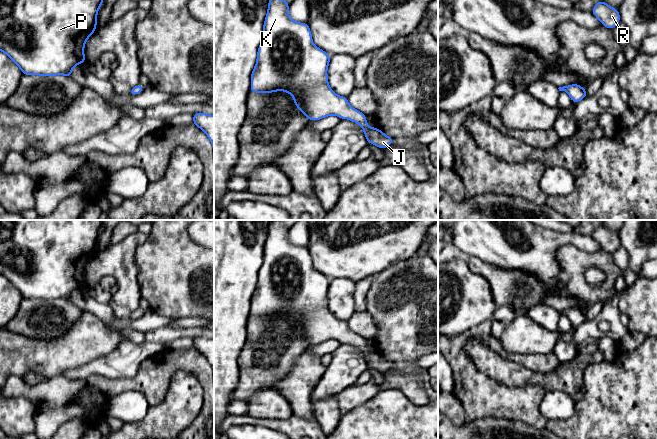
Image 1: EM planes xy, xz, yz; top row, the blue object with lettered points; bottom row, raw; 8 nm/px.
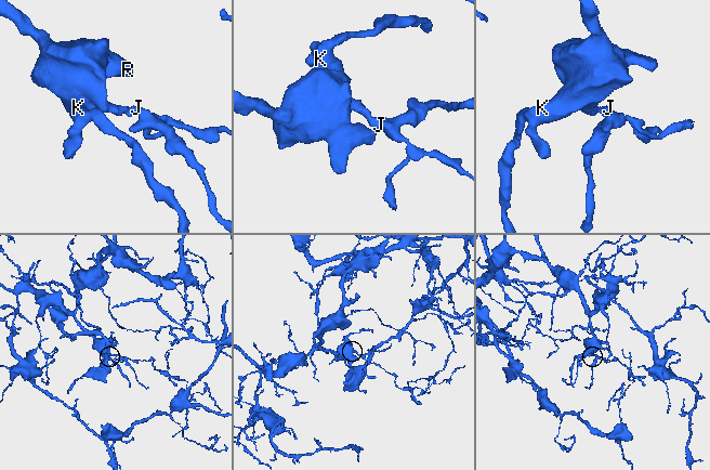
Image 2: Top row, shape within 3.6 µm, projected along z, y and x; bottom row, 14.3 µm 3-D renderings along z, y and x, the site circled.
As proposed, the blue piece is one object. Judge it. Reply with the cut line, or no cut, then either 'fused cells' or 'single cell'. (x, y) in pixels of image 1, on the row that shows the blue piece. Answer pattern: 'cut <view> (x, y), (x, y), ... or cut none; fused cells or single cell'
cut none; single cell

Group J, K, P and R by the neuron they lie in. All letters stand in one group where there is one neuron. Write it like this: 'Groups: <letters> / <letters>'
Groups: J K P R

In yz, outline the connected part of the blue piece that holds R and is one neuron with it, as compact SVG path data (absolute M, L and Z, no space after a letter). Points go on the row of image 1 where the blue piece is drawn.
M600 0L591 11L601 24L609 29L613 29L620 22L619 10L612 8L603 0Z

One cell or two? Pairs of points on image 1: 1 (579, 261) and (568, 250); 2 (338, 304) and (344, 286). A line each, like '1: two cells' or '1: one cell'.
1: one cell
2: one cell

